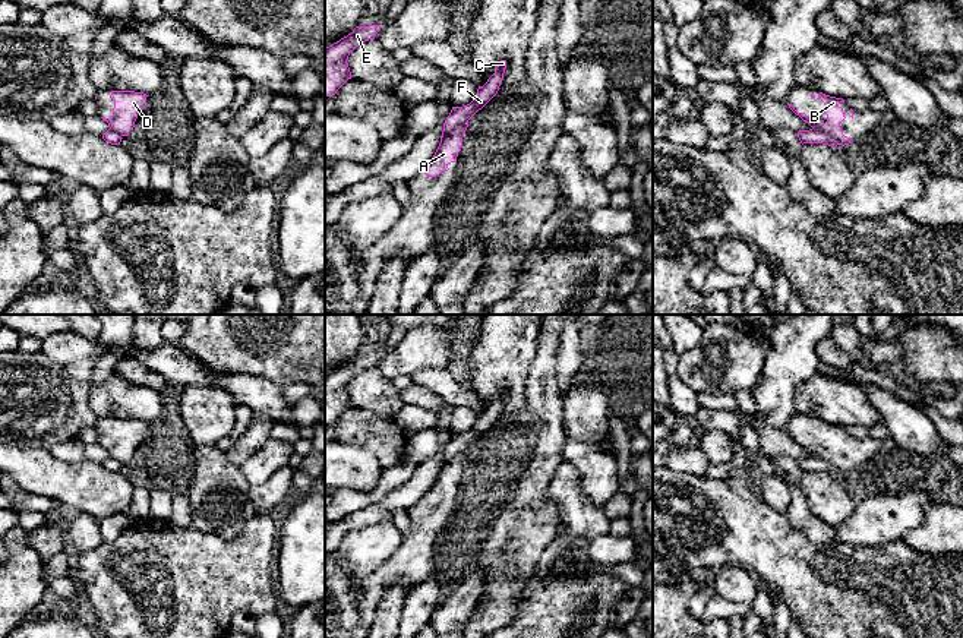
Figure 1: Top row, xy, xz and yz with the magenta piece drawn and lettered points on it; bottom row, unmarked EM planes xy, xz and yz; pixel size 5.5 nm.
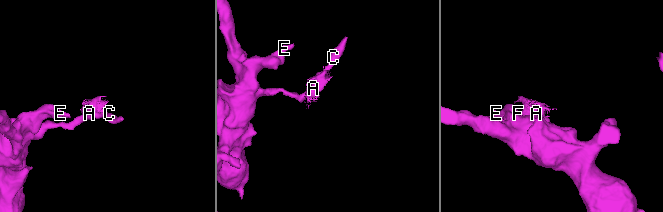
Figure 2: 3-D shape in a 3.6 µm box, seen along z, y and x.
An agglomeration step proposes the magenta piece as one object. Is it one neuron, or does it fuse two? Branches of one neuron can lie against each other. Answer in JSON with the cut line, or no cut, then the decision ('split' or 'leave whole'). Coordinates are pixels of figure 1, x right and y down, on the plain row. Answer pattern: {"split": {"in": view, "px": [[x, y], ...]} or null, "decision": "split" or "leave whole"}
{"split": {"in": "xz", "px": [[467, 445], [441, 470]]}, "decision": "split"}

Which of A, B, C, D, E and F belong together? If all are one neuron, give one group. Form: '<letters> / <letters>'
A B D / C E F

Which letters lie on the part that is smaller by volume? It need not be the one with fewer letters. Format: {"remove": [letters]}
{"remove": ["A", "B", "D"]}

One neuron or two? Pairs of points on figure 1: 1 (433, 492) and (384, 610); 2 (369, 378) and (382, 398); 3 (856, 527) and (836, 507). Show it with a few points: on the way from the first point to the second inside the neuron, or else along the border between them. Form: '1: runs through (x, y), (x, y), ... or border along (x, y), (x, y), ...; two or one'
1: border along (406, 587), (392, 584), (384, 593), (375, 612); two
2: runs through (371, 382), (371, 387), (378, 394); one
3: border along (856, 502), (852, 512), (833, 527); two

